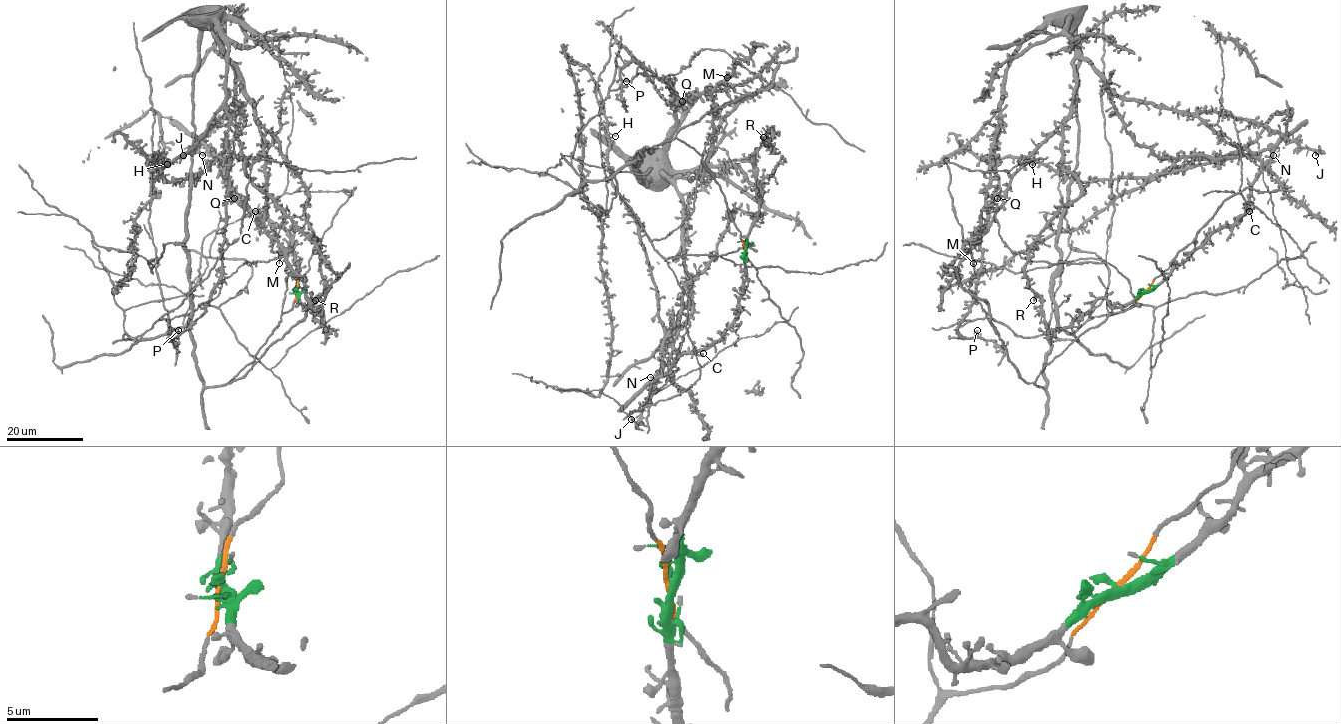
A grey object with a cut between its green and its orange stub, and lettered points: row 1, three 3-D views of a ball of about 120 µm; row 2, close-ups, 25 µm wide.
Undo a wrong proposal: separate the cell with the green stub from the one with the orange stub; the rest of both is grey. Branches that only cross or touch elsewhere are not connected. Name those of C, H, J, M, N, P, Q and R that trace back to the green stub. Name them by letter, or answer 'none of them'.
C, H, N

